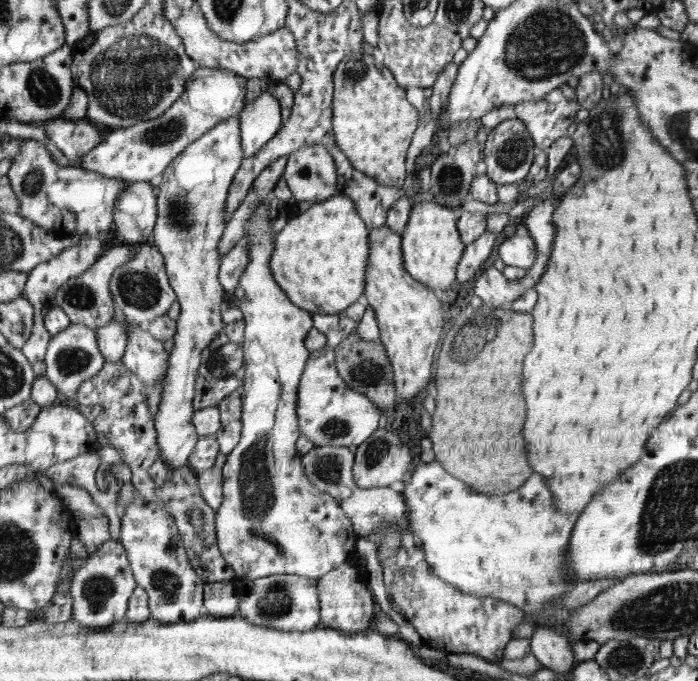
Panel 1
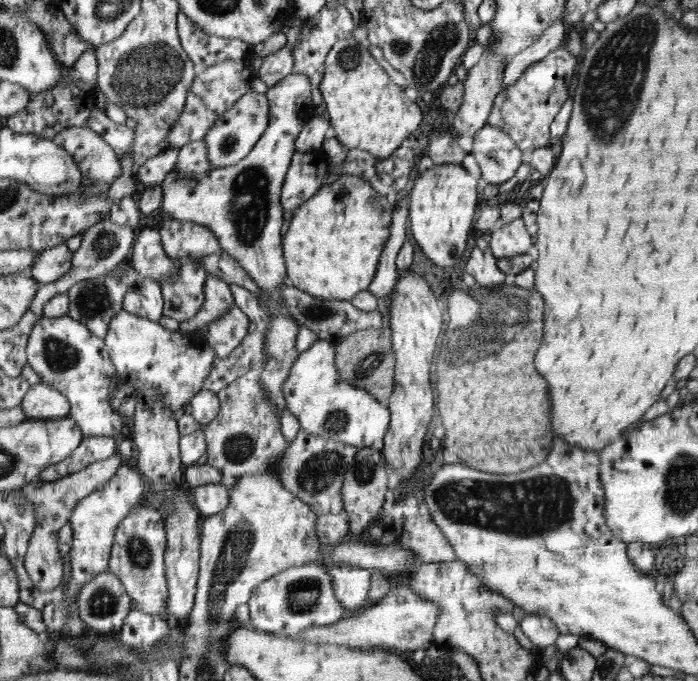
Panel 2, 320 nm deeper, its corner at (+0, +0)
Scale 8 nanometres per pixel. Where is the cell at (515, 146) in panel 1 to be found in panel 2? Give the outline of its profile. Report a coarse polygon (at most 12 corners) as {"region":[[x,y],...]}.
{"region":[[484,125],[470,151],[481,182],[501,185],[522,153],[506,132]]}

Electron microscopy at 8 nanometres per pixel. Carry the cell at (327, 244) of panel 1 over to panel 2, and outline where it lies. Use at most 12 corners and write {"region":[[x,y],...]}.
{"region":[[346,170],[293,212],[287,281],[349,301],[375,278],[389,210]]}

